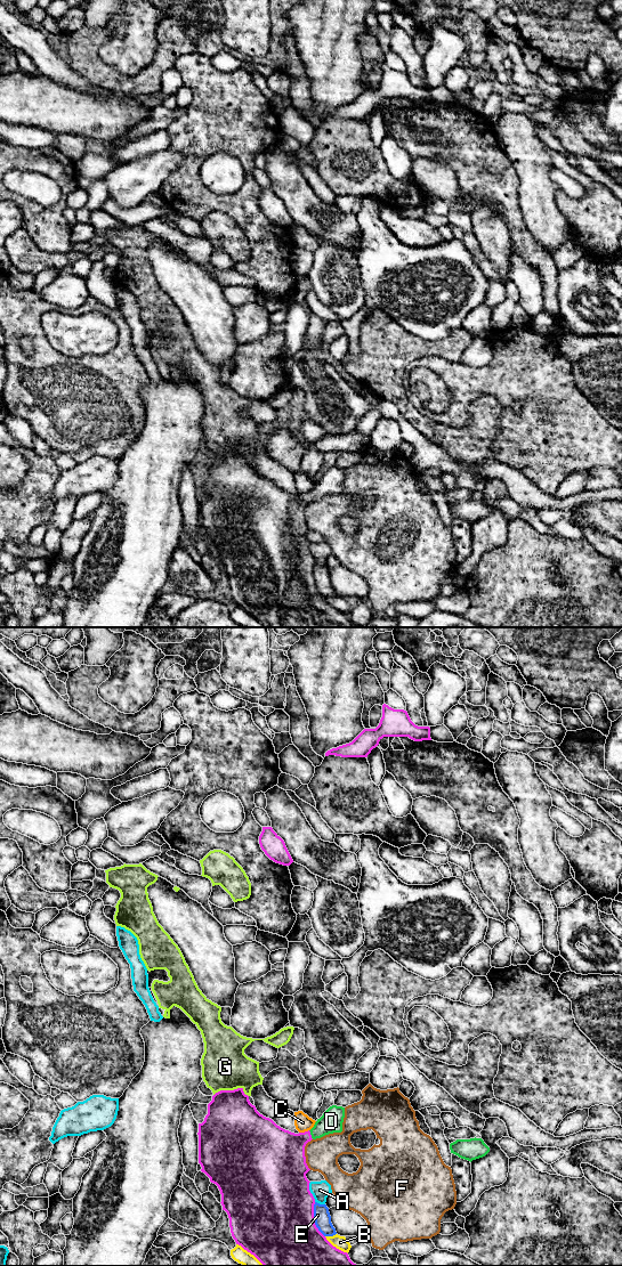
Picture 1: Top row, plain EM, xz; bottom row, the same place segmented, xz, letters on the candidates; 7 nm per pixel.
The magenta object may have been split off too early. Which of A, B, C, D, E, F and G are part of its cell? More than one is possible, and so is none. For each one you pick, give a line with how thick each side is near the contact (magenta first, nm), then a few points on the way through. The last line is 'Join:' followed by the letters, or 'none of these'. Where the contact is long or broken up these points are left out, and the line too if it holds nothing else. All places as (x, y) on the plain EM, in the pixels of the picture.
D: 340 nm thick on the magenta side, 160 nm on the other; runs through xz (281, 514), (301, 500), (310, 496), (331, 483)
Join: D

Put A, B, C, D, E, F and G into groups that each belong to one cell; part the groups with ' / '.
A / B / C / D / E / F / G

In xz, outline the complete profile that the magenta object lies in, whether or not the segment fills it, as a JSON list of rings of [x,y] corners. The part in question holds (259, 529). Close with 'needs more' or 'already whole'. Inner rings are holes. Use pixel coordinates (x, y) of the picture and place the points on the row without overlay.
[[[243,449],[234,452],[220,452],[212,457],[212,462],[208,465],[208,476],[202,485],[199,485],[199,525],[201,533],[204,534],[210,543],[216,545],[221,555],[221,567],[229,579],[229,589],[236,606],[253,616],[264,627],[358,627],[354,625],[348,615],[333,608],[326,599],[318,592],[315,586],[314,566],[315,560],[309,552],[309,542],[306,535],[310,531],[306,525],[305,508],[312,501],[321,500],[325,496],[342,493],[342,484],[345,479],[345,469],[332,466],[323,477],[317,480],[314,488],[305,494],[294,495],[277,487],[272,480],[260,476],[256,468],[249,462],[249,457],[244,455]]]; needs more

